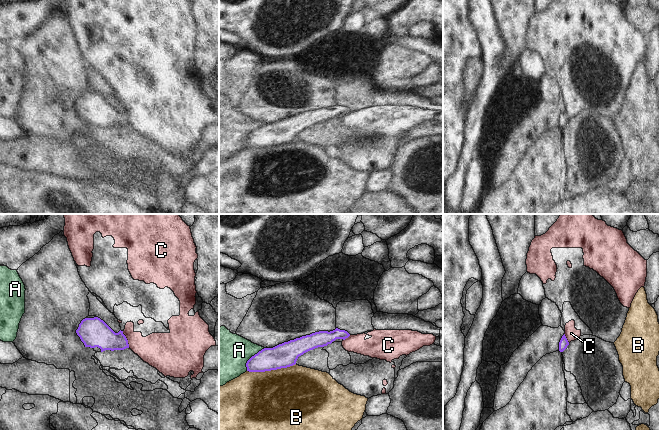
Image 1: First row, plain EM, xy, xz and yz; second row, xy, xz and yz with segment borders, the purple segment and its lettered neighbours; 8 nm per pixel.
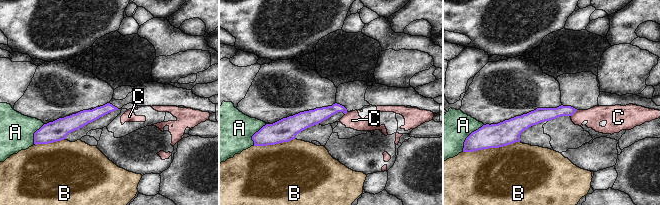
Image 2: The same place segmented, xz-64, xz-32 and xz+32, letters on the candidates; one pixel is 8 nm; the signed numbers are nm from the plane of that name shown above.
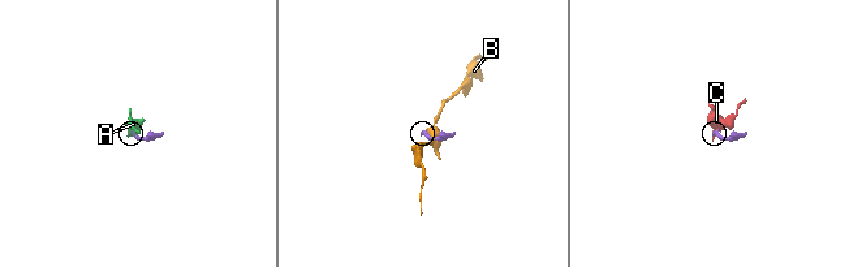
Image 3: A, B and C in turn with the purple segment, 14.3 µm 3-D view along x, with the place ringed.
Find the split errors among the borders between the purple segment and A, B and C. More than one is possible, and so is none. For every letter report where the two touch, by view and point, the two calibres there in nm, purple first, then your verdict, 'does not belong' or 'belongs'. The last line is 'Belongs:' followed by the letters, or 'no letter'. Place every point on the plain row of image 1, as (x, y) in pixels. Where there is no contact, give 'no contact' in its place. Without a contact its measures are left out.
A: xz (251, 133) | 190/420 nm | does not belong
B: xz (271, 145) | 200/480 nm | does not belong
C: xy (126, 115) | 220/260 nm | does not belong
Belongs: no letter

